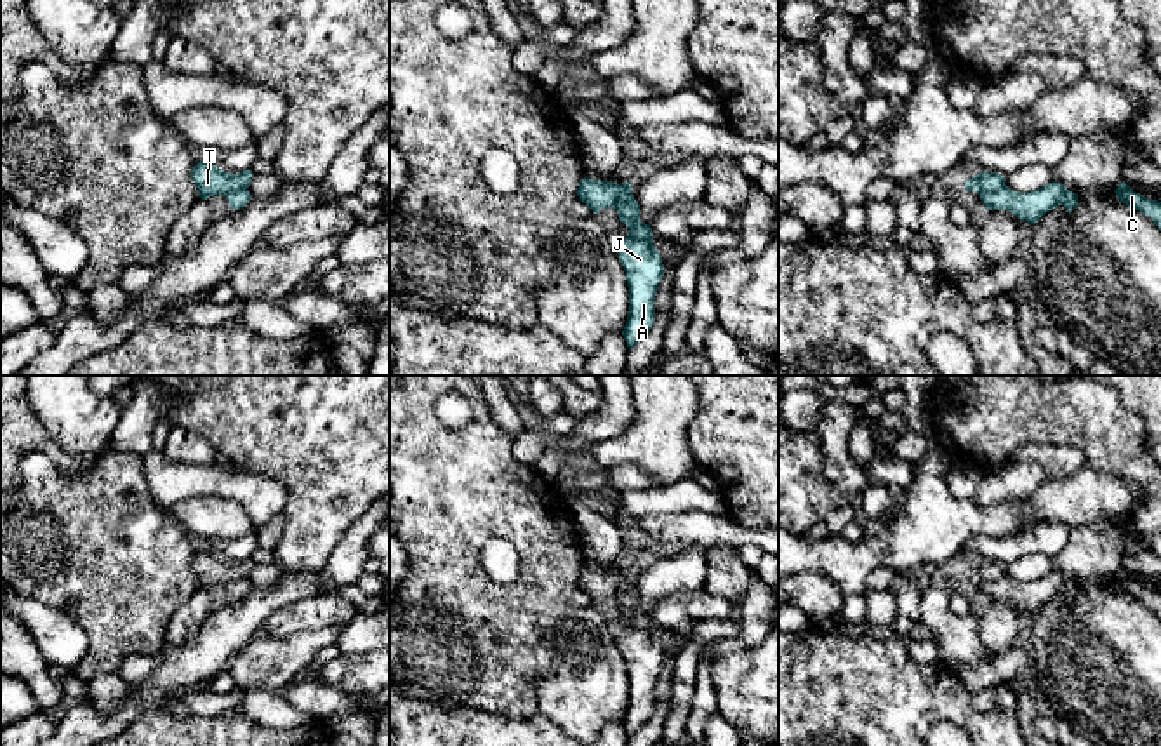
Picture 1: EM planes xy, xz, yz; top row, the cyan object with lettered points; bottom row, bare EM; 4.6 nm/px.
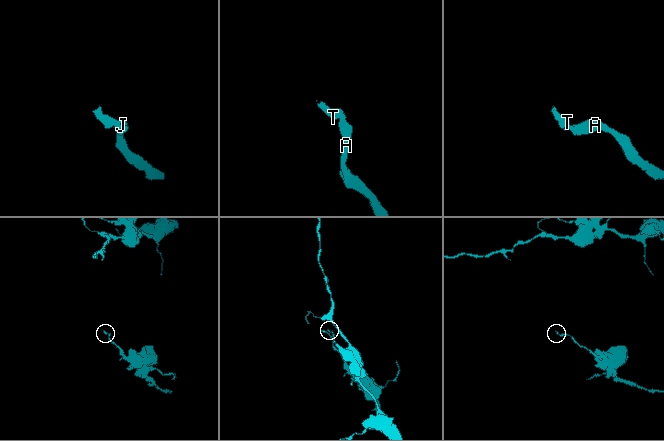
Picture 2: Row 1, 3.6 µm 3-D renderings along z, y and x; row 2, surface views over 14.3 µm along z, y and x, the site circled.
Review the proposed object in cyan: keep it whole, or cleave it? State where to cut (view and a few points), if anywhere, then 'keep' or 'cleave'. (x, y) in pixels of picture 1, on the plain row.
yz (1005, 574), (981, 583) | cleave

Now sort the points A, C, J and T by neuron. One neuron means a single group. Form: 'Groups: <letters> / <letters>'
Groups: A C J / T

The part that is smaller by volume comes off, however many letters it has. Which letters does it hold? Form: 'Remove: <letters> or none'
Remove: T

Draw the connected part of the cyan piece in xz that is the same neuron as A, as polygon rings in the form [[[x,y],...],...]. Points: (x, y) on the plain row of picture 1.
[[[633,579],[617,596],[620,612],[629,617],[629,624],[617,638],[619,649],[626,661],[629,676],[629,706],[622,725],[631,739],[652,718],[655,711],[655,683],[664,664],[664,654],[653,635],[650,614],[640,610],[640,595]]]

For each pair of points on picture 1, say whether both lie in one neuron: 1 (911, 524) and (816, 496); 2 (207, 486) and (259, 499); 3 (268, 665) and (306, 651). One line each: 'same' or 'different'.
1: different
2: same
3: same

